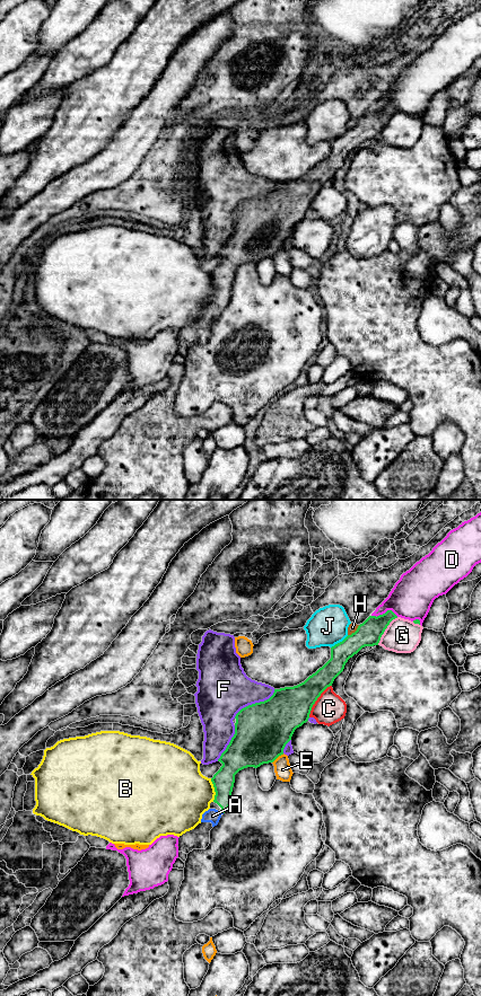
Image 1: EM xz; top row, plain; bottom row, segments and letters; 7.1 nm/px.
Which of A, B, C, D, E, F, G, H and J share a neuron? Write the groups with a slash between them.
A / B / C / D / E / F / G / H / J

